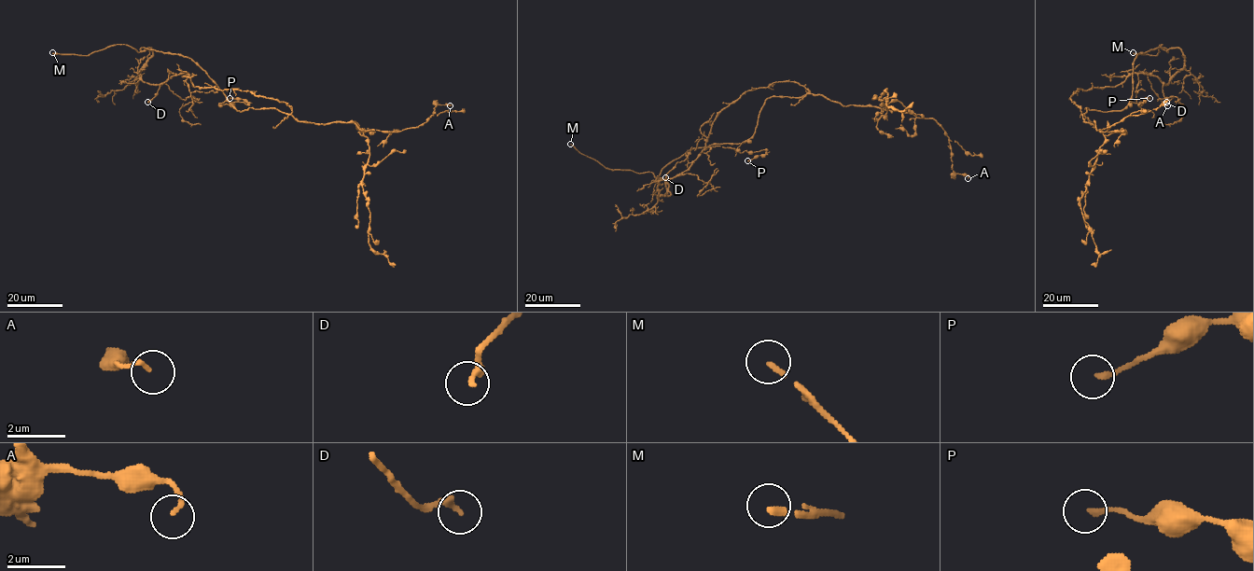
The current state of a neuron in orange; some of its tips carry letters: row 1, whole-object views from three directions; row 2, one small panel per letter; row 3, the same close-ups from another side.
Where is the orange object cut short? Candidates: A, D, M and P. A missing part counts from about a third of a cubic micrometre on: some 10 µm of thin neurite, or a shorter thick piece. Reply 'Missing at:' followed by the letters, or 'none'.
Missing at: M

